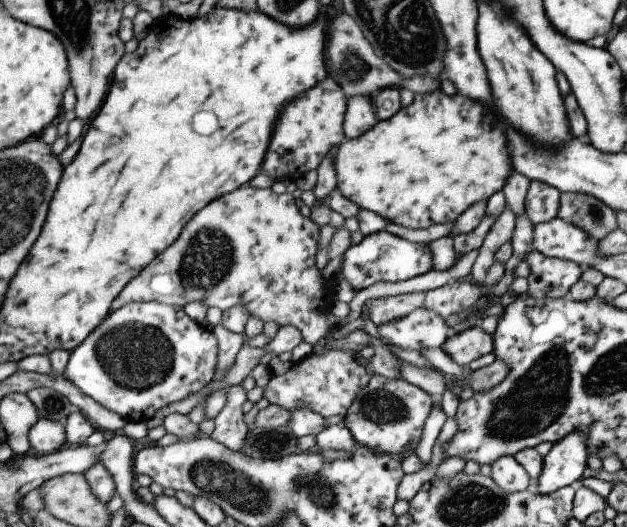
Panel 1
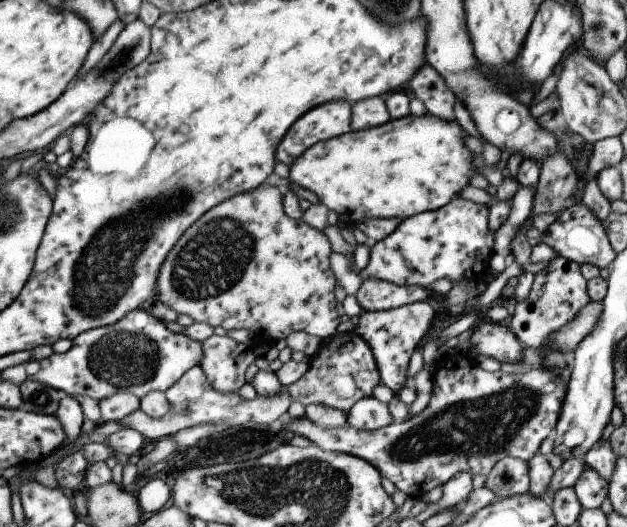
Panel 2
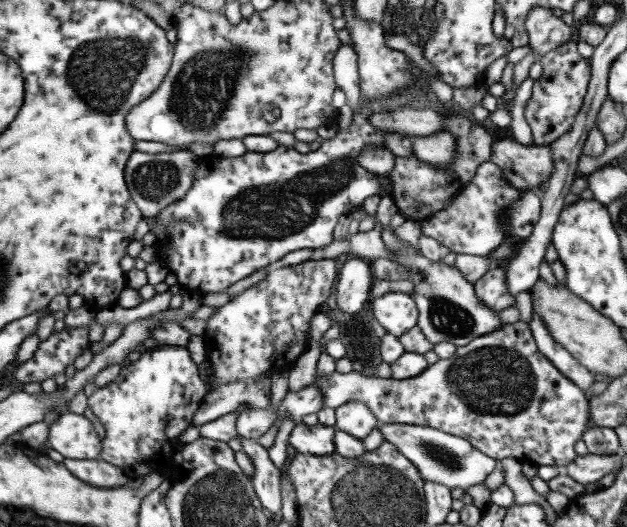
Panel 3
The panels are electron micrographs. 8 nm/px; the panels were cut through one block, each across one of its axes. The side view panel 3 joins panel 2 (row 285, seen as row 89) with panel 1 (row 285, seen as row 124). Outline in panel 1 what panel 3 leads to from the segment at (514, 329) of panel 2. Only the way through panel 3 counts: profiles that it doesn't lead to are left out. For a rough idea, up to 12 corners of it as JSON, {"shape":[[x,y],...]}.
{"shape":[[537,250],[523,256],[529,266],[525,296],[565,298],[583,270],[569,260]]}

